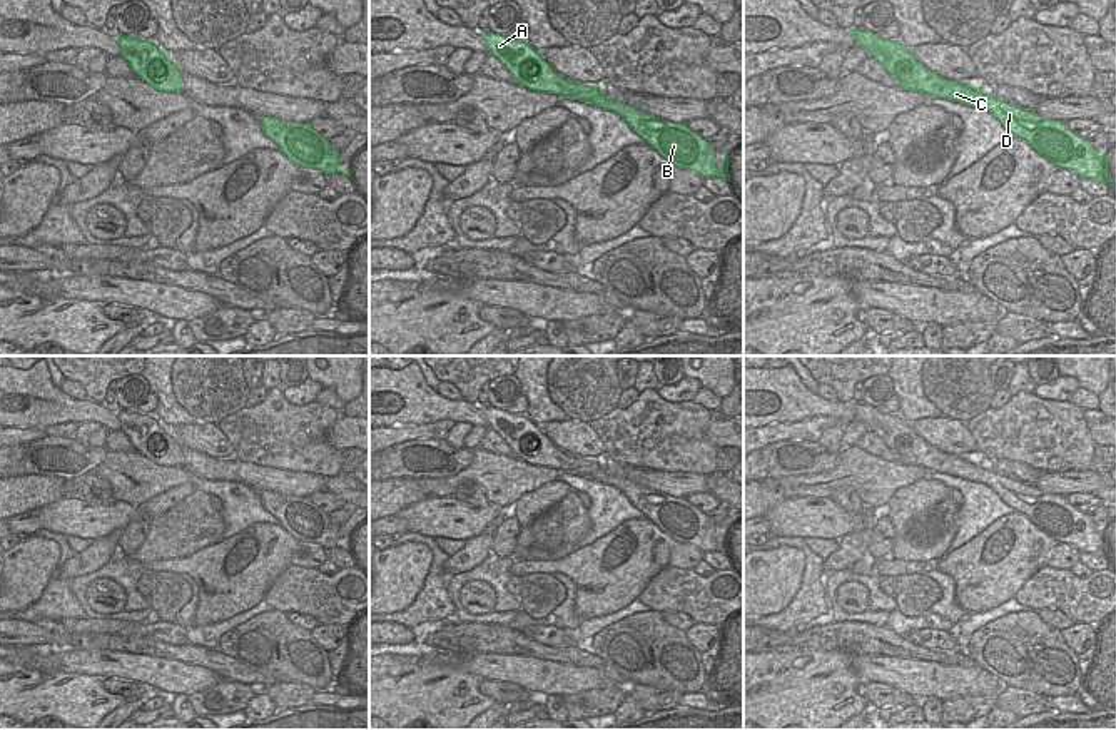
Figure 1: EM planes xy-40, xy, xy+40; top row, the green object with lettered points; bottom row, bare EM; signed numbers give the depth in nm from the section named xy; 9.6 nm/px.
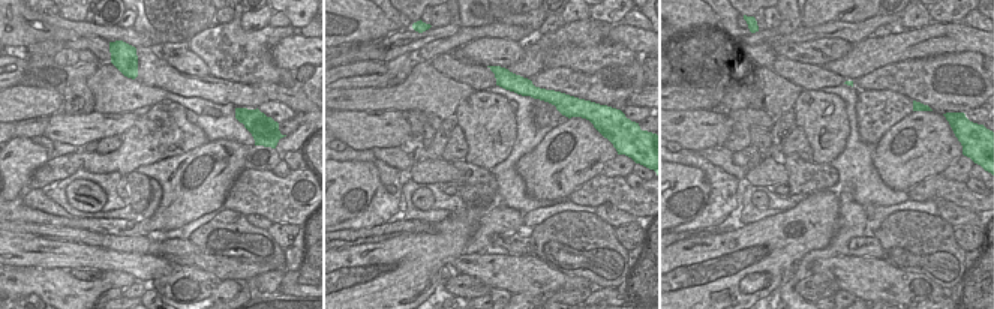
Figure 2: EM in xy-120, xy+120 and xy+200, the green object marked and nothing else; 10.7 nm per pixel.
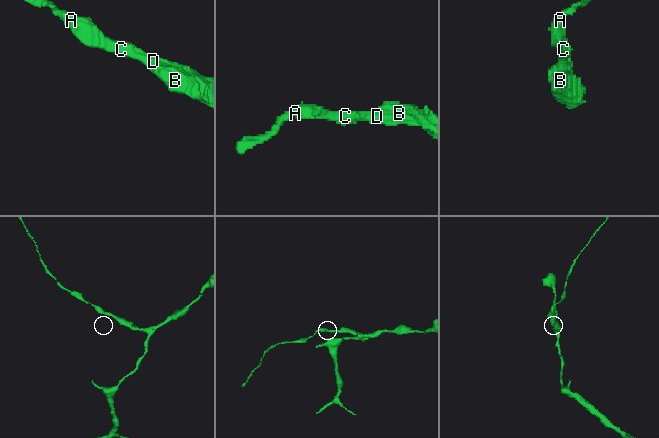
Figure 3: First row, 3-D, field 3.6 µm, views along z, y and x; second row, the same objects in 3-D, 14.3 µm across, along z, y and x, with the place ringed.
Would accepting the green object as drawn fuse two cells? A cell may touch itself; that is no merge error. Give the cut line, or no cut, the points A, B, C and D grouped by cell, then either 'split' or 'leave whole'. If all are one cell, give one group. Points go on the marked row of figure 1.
no cut; A B C D; leave whole

